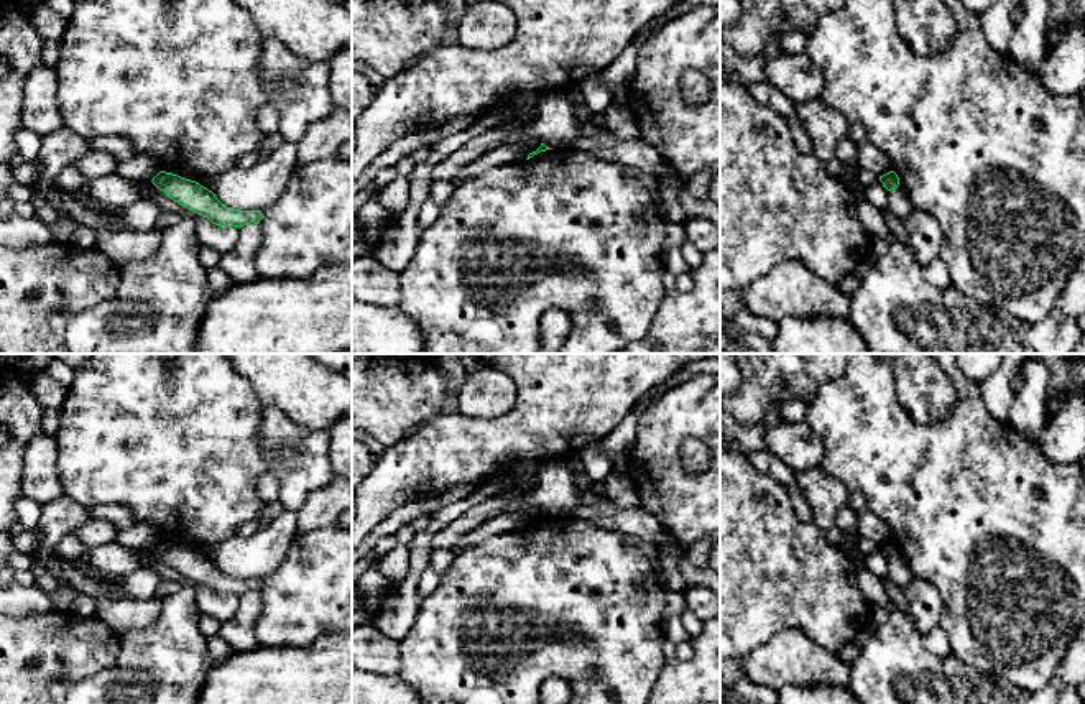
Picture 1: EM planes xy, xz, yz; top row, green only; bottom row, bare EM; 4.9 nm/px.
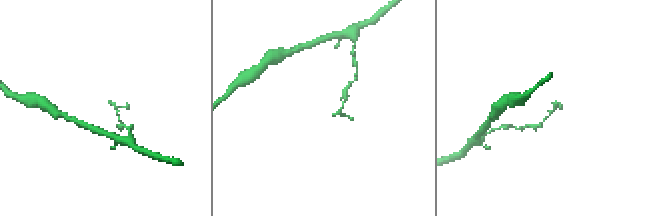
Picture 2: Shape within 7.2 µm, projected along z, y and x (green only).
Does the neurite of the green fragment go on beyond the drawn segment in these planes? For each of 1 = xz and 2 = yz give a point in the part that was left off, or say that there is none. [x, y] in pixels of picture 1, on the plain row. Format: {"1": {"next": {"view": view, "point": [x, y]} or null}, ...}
{"1": {"next": null}, "2": {"next": null}}

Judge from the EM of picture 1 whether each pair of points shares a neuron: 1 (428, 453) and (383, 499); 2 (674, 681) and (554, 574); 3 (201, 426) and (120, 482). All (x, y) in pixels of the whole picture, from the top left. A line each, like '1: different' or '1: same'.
1: same
2: different
3: same

